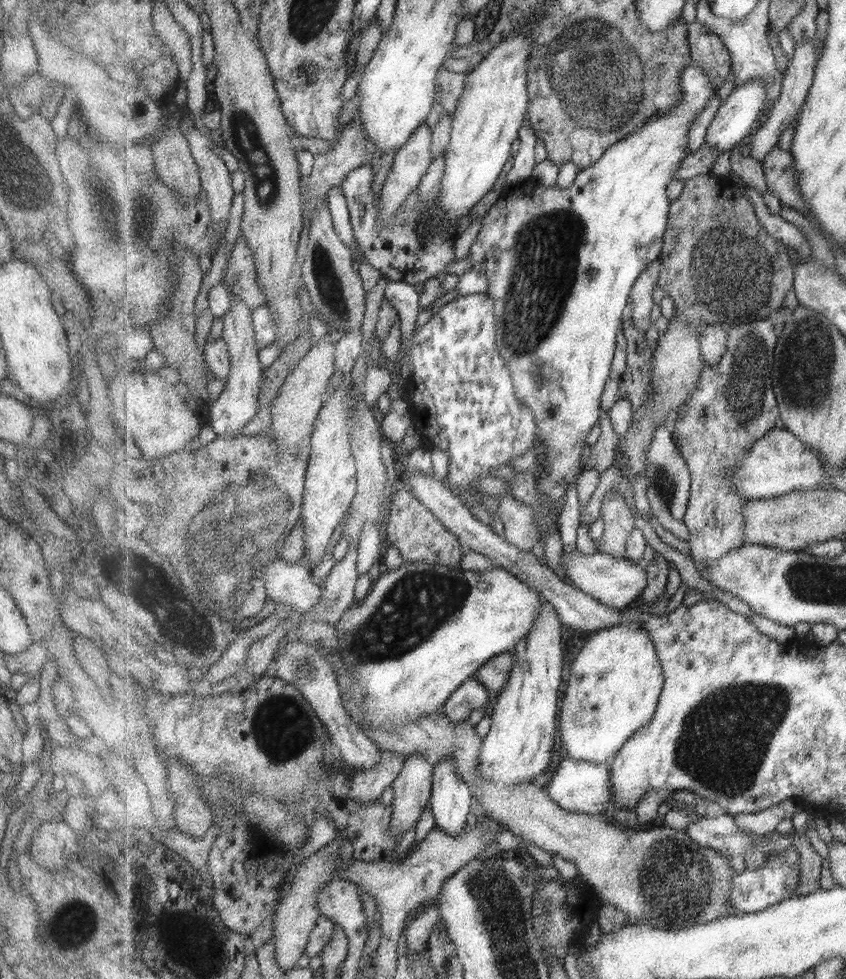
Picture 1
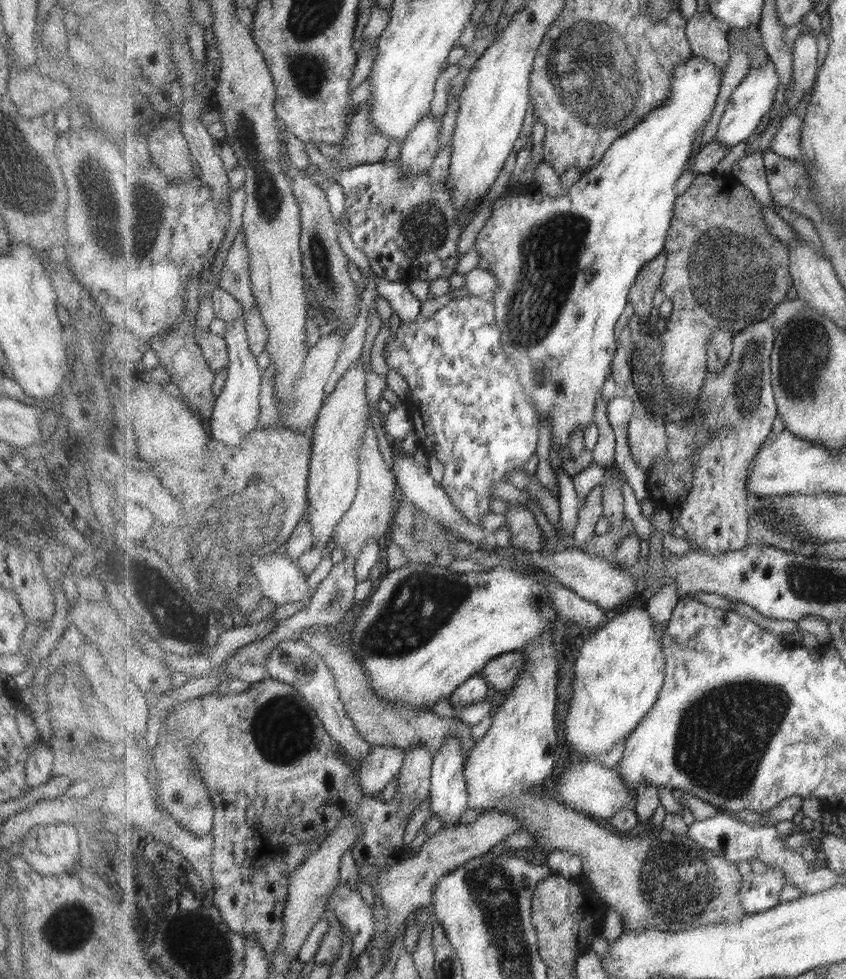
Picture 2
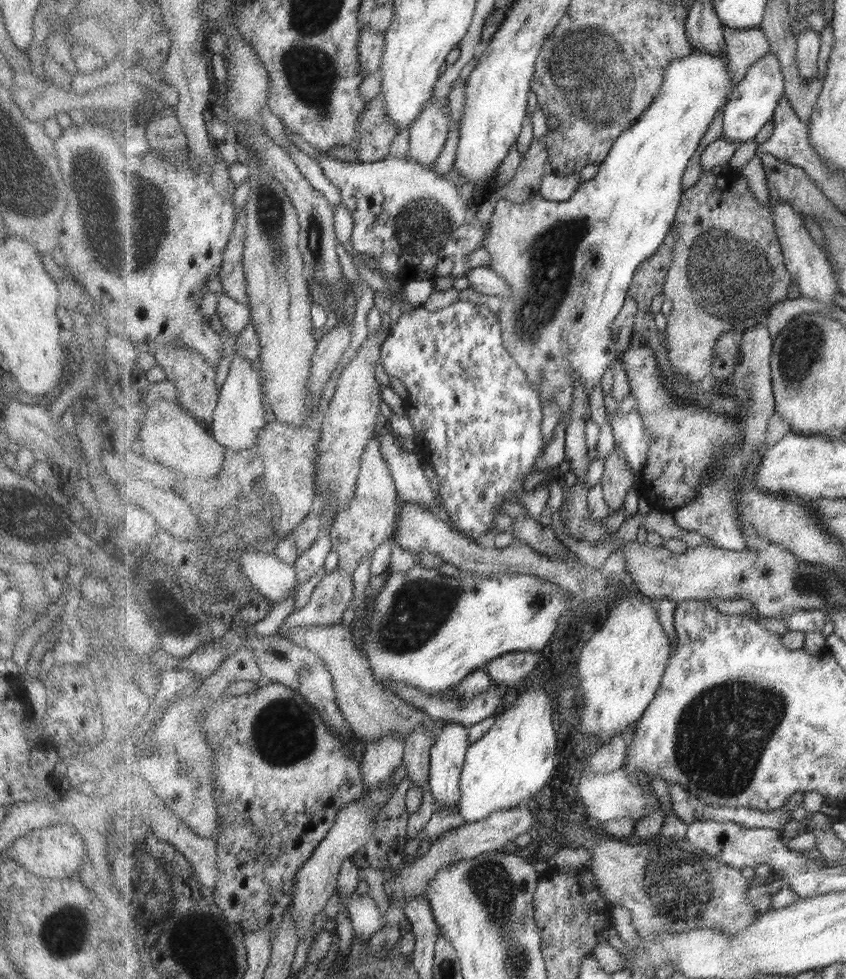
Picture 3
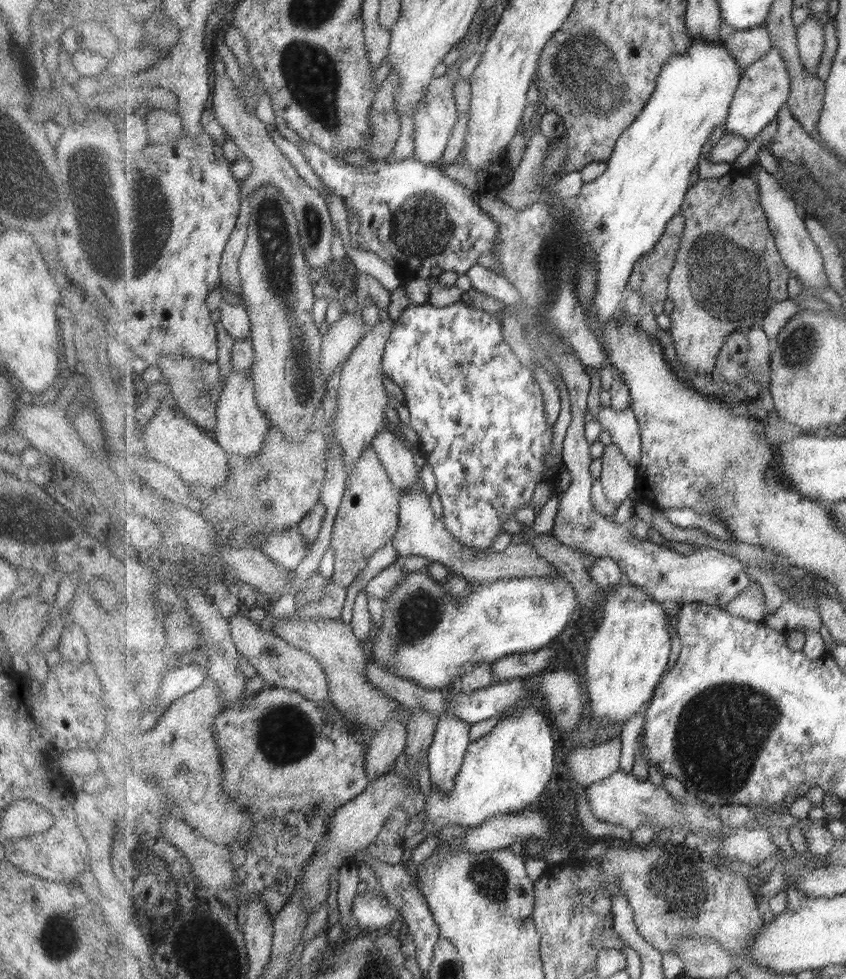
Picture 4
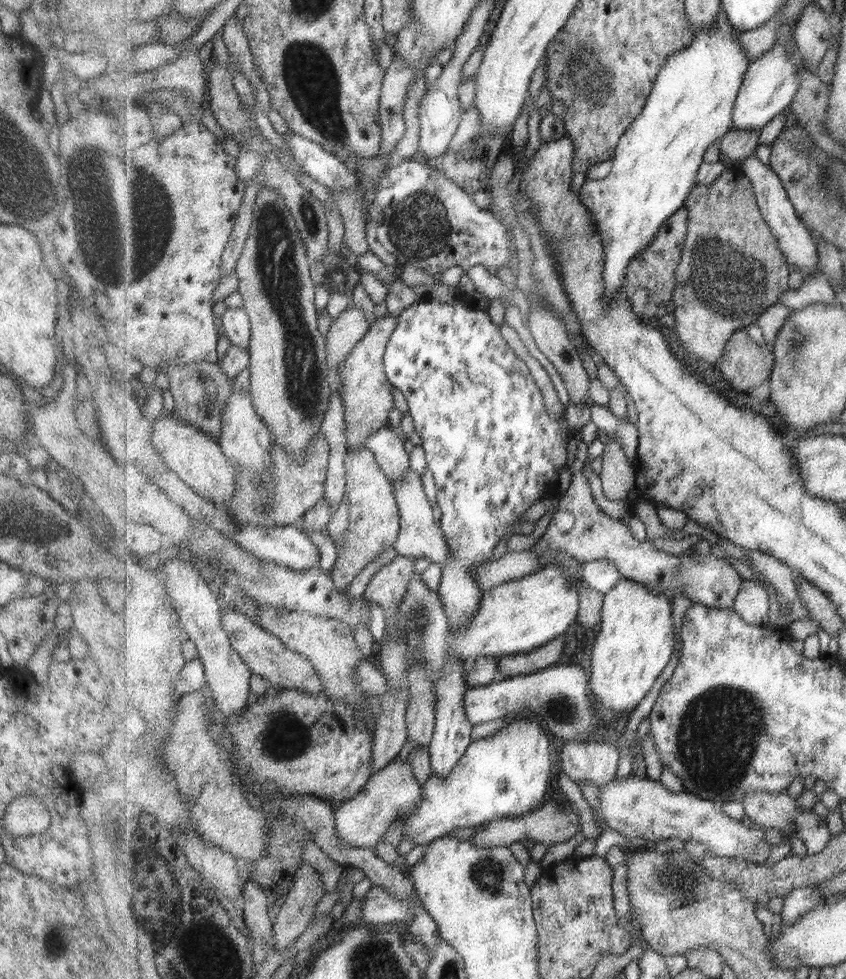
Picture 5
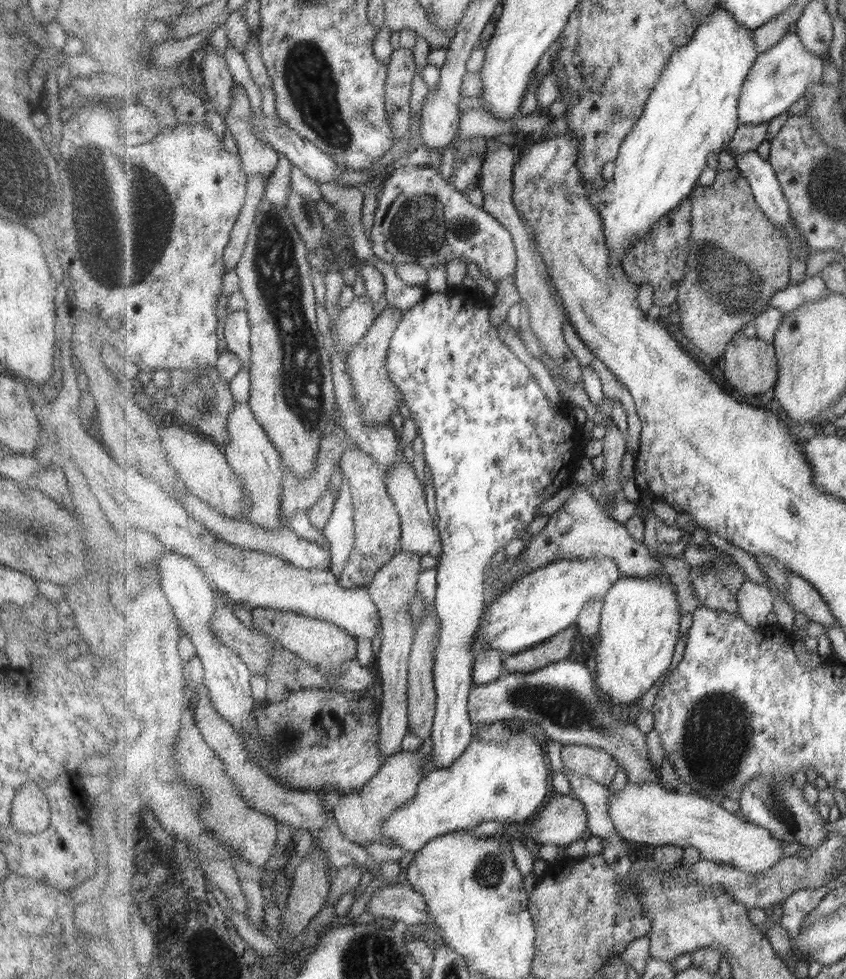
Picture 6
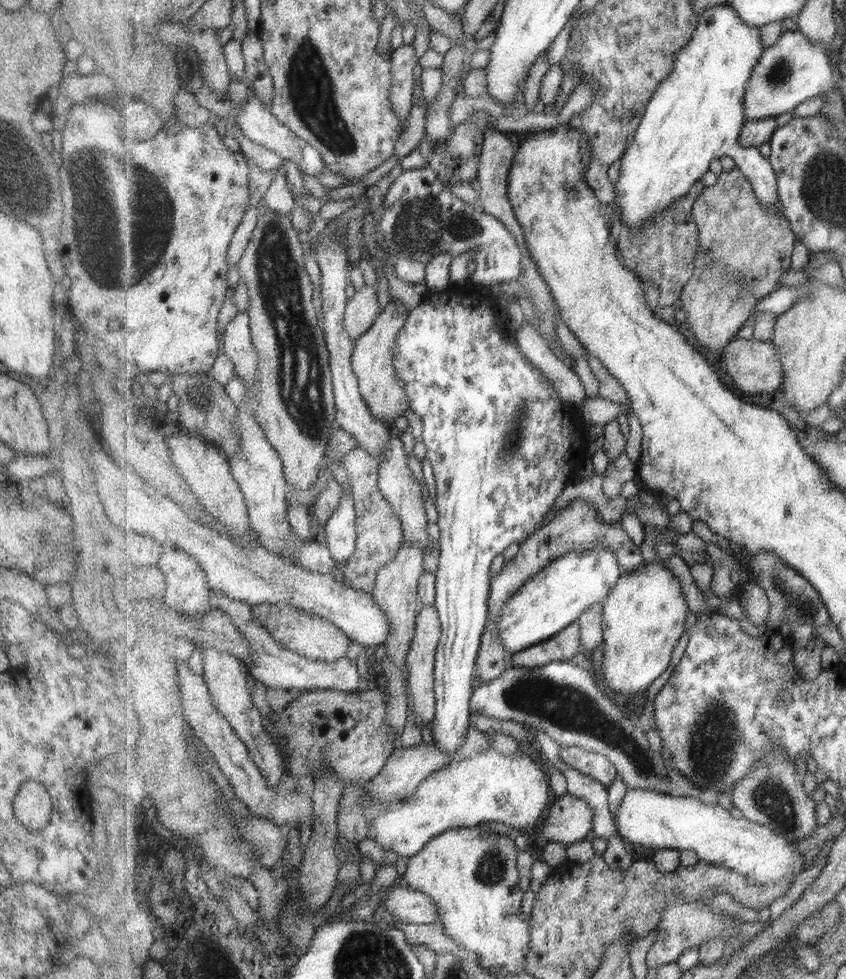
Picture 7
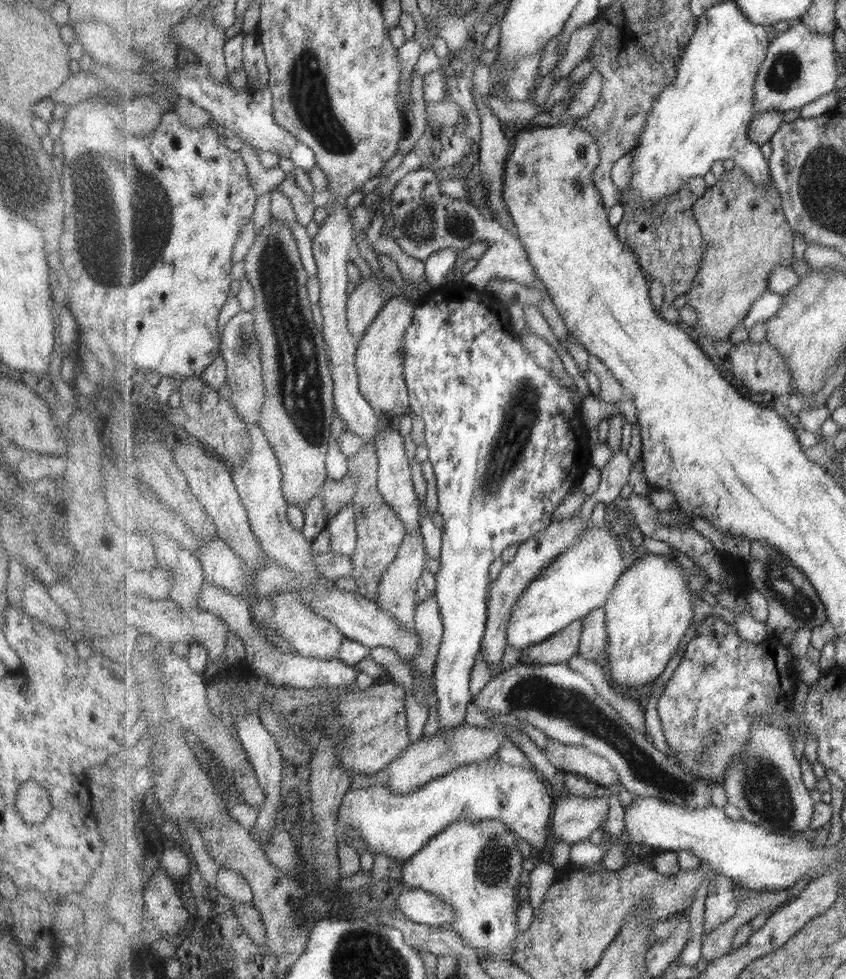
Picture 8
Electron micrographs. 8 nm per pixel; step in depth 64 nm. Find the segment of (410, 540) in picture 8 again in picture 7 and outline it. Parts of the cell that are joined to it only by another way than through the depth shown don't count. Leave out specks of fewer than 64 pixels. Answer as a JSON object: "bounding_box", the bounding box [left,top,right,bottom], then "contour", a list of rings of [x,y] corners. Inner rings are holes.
{"bounding_box":[373,543,425,741],"contour":[[[404,543],[403,548],[399,551],[397,558],[393,562],[390,562],[385,568],[382,568],[378,572],[376,580],[375,590],[373,592],[374,599],[377,604],[381,606],[381,610],[388,616],[390,624],[390,635],[385,644],[385,660],[381,662],[382,669],[386,678],[382,684],[385,689],[390,692],[390,702],[386,721],[389,725],[389,732],[392,738],[399,741],[399,735],[405,728],[405,722],[407,722],[407,690],[405,690],[405,679],[401,677],[403,672],[401,666],[407,668],[407,655],[409,654],[413,637],[415,636],[416,616],[423,608],[419,600],[419,592],[417,592],[417,586],[419,586],[419,580],[423,576],[425,571],[425,564],[423,564],[423,558],[425,558],[425,550],[422,546],[417,546],[413,543]]]}

